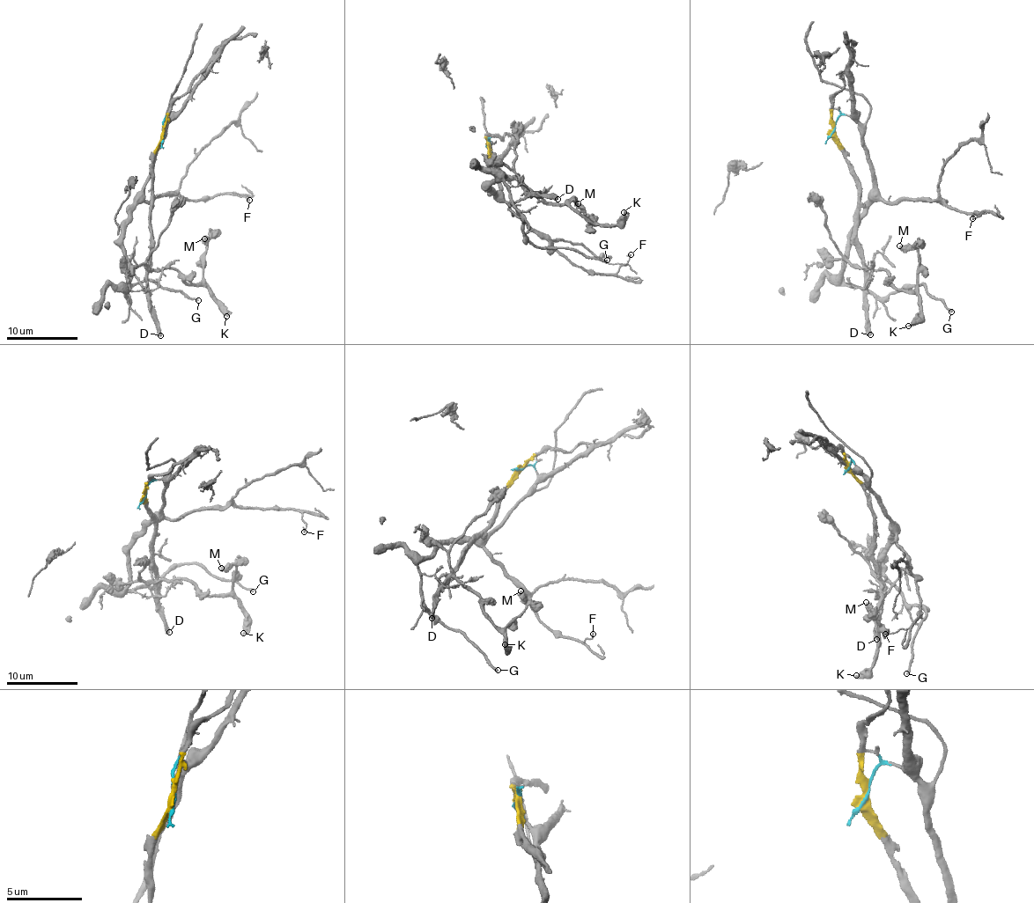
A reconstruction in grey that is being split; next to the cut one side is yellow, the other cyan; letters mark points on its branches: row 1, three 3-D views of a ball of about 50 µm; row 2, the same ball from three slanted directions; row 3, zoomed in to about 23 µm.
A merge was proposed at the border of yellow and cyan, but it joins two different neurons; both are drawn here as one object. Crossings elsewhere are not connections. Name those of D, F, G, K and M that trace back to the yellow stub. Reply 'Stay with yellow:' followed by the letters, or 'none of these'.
Stay with yellow: D, K, M

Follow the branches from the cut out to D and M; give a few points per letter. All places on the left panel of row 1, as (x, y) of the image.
D: (163, 135), (156, 150), (151, 191), (151, 254), (147, 275), (147, 306), (160, 335)
M: (163, 135), (151, 191), (150, 266), (171, 267), (188, 283), (198, 284), (203, 239)

